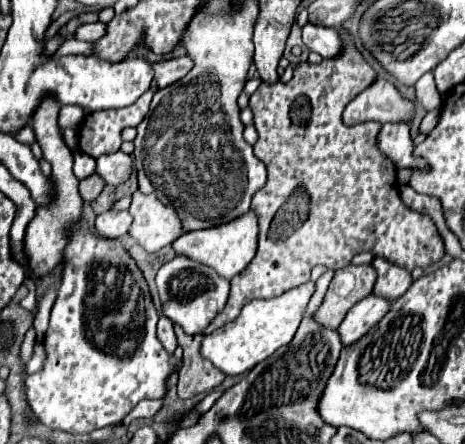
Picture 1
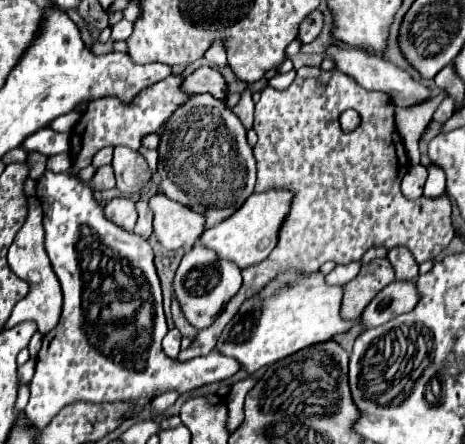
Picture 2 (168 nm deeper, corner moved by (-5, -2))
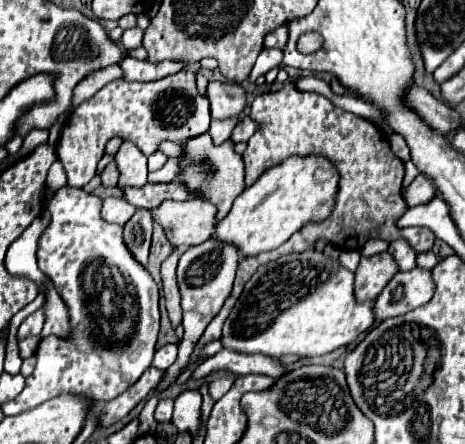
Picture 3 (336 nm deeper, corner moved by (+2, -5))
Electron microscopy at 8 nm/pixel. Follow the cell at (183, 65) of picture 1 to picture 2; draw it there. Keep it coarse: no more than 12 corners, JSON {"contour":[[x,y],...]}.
{"contour":[[200,67],[188,75],[182,89],[190,95],[212,93],[228,97],[228,85],[214,67]]}

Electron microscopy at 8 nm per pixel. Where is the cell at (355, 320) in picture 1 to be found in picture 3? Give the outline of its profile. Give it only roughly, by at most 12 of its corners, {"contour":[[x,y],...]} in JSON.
{"contour":[[431,270],[397,272],[375,300],[375,322],[433,296]]}

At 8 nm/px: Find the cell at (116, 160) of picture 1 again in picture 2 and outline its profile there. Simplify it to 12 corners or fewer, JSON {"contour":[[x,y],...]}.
{"contour":[[114,149],[116,187],[138,193],[152,179],[144,155]]}

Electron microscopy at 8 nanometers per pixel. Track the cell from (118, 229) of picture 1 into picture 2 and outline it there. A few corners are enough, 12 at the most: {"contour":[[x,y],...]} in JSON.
{"contour":[[114,197],[104,205],[104,215],[132,231],[136,203]]}

